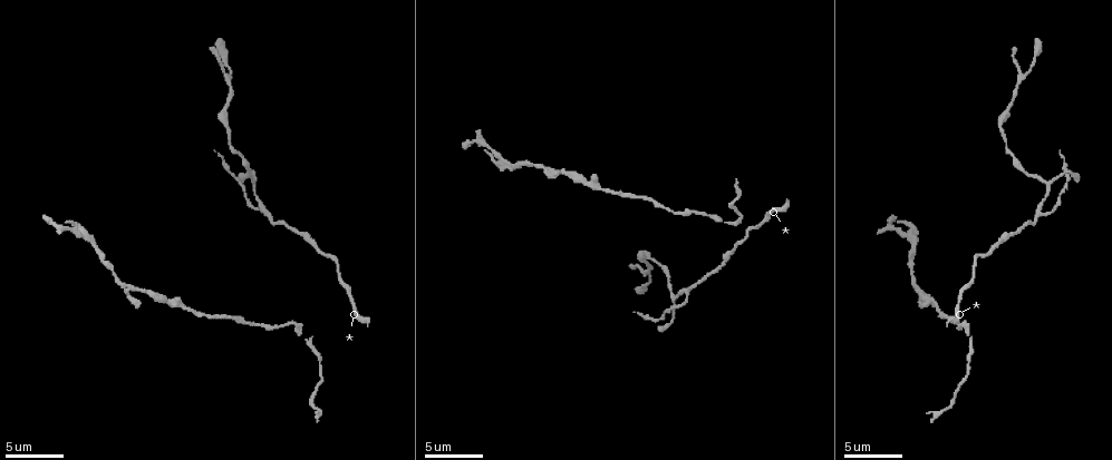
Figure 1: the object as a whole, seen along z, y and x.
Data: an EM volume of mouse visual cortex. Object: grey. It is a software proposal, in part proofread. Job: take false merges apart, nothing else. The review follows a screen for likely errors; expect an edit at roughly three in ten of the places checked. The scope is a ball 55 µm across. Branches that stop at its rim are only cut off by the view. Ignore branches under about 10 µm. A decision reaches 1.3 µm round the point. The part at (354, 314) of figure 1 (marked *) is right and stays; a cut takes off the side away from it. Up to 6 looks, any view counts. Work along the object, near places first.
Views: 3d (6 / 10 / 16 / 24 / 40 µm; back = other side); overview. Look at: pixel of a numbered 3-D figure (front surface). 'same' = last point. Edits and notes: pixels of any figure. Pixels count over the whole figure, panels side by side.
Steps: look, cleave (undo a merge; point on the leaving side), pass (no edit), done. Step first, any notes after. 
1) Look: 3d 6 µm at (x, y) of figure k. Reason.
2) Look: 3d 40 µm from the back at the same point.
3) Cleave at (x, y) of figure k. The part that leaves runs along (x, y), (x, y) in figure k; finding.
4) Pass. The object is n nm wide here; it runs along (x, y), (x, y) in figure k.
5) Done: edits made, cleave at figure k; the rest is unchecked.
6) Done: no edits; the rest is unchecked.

Look: 3d 10 µm at (1041, 208) of figure 1. Three arms meet.

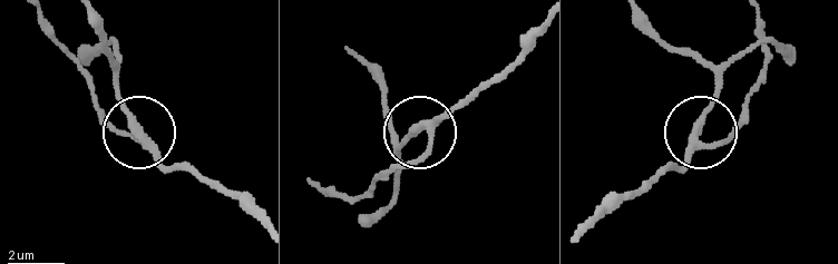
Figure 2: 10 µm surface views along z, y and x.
Look: 3d 6 µm at (697, 125) of figure 2.

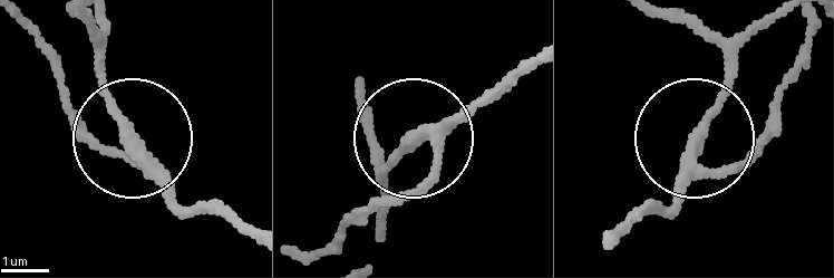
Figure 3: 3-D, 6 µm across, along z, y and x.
Pass. It runs along (610, 232), (677, 180), (729, 40) in figure 3; one neuron here.

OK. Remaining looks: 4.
Look: 3d 10 µm at (300, 233) of figure 1.

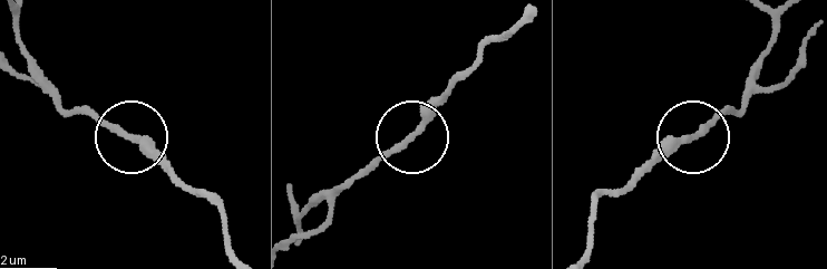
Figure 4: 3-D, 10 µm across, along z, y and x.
Pass. It runs along (523, 20), (483, 48), (422, 127), (387, 150), (346, 190) in figure 4; one neuron here.

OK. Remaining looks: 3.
Look: 3d 10 µm at (242, 153) of figure 1. Calibre changes.

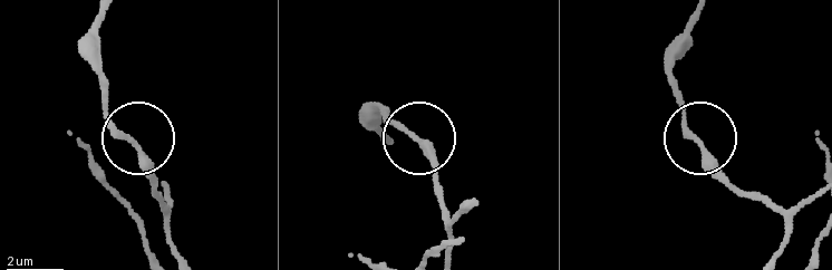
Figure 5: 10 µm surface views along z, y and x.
Pass. It runs along (471, 209), (448, 219), (434, 161), (415, 136), (381, 115) in figure 5; continuous, no second neuron.

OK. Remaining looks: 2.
Done: no edits; the rest is unchecked.

